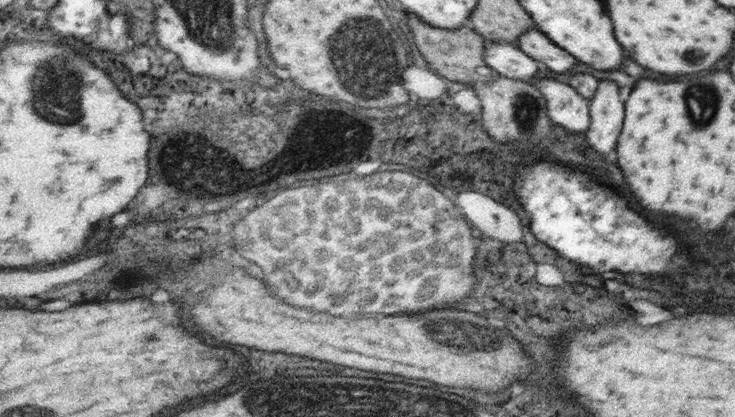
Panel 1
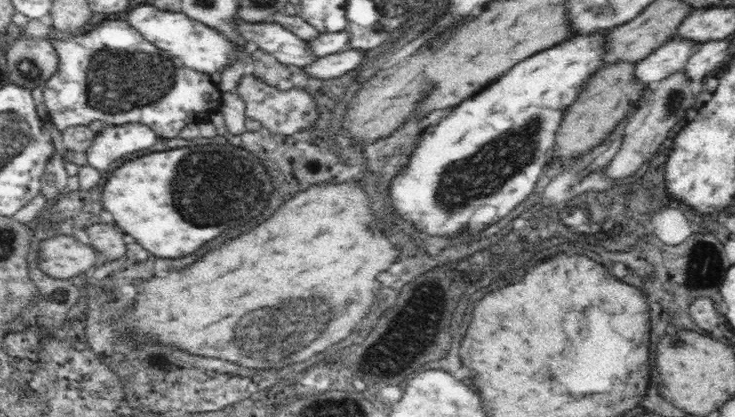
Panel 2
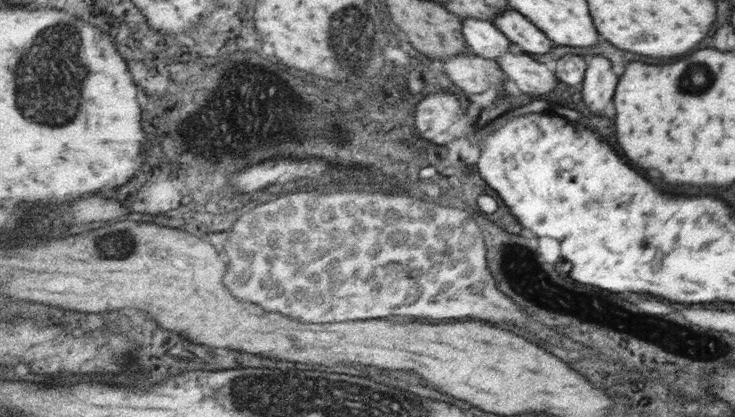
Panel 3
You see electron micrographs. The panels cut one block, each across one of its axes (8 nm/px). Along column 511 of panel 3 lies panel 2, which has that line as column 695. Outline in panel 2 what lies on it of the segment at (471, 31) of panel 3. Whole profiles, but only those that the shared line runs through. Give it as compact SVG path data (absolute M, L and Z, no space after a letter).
M670 38L652 54L640 60L635 76L653 87L668 75L682 71L697 47L698 44L692 39Z

